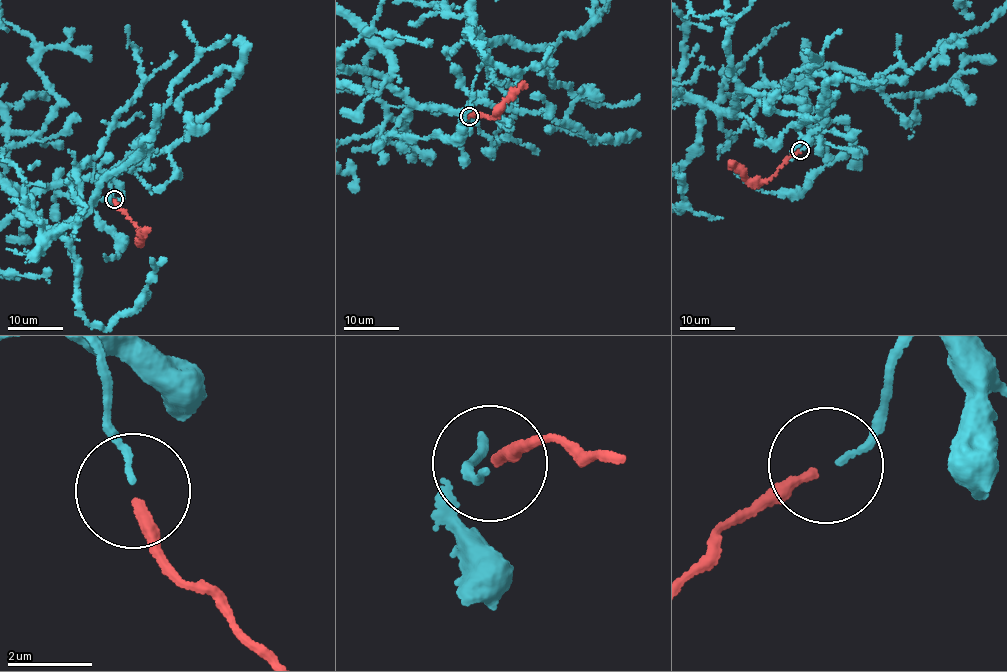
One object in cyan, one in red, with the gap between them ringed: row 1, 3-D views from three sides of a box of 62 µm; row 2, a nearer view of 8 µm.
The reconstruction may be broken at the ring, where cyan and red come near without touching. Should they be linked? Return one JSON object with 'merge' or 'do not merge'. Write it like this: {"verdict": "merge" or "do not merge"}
{"verdict": "merge"}

